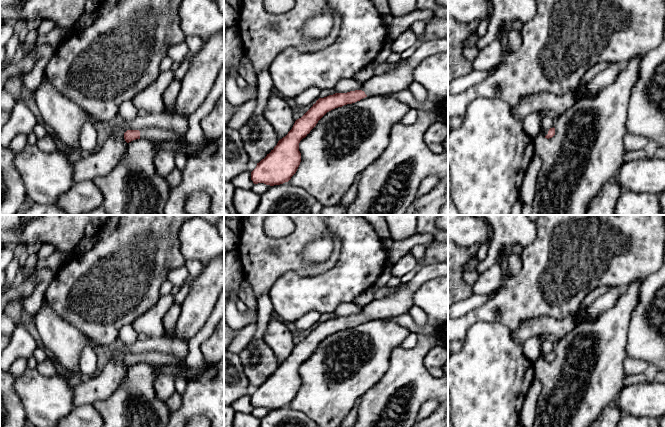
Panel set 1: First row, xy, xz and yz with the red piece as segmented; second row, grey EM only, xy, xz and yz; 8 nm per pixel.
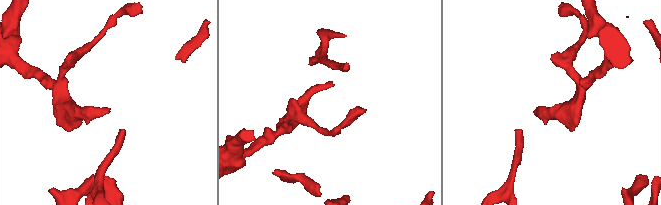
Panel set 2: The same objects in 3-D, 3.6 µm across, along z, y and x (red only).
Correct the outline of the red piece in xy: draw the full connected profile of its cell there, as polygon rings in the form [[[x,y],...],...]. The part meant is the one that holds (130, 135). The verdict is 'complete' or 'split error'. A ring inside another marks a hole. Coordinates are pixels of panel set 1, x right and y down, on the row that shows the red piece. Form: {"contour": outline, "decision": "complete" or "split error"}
{"contour": [[[157,127],[142,128],[140,130],[127,130],[124,133],[124,139],[127,143],[140,138],[145,138],[152,142],[176,141],[181,139],[179,134],[174,130]]], "decision": "split error"}

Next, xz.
{"contour": [[[448,39],[425,41],[418,44],[416,51],[404,62],[398,63],[395,69],[382,74],[376,73],[364,82],[361,90],[335,93],[319,98],[301,118],[295,121],[292,129],[278,141],[274,149],[257,163],[256,168],[251,172],[253,183],[274,186],[288,182],[301,162],[300,141],[310,133],[327,112],[355,103],[367,96],[388,95],[409,89],[414,81],[413,70],[425,58],[447,51]]], "decision": "split error"}

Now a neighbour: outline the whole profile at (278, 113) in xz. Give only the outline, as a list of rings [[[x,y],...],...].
[[[275,92],[270,95],[263,116],[273,126],[279,140],[288,134],[295,123],[293,111],[284,98]]]

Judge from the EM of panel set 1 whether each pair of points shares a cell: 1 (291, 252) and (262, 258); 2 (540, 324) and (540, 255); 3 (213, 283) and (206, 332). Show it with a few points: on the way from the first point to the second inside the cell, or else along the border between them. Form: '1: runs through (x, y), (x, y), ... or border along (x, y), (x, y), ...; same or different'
1: runs through (284, 254), (269, 258); same
2: border along (564, 317), (539, 316), (518, 326); different
3: border along (213, 308), (204, 325), (193, 336); different

